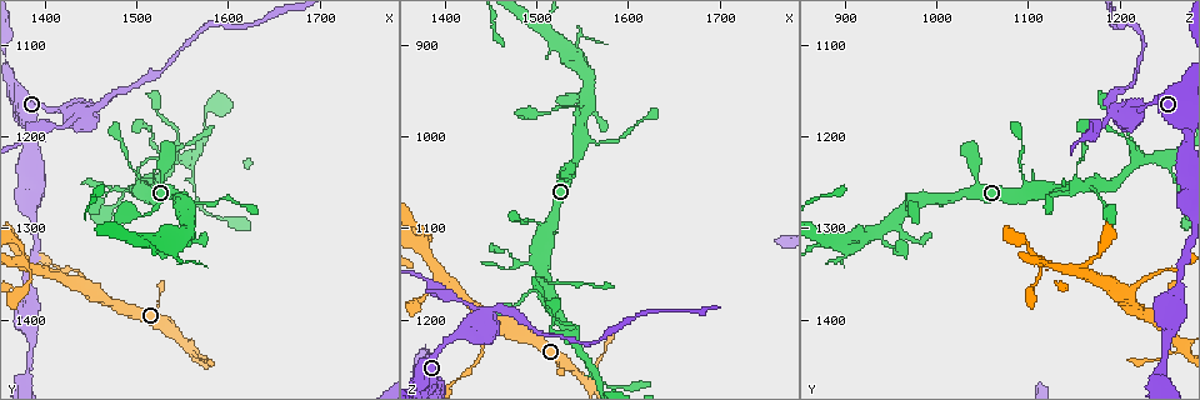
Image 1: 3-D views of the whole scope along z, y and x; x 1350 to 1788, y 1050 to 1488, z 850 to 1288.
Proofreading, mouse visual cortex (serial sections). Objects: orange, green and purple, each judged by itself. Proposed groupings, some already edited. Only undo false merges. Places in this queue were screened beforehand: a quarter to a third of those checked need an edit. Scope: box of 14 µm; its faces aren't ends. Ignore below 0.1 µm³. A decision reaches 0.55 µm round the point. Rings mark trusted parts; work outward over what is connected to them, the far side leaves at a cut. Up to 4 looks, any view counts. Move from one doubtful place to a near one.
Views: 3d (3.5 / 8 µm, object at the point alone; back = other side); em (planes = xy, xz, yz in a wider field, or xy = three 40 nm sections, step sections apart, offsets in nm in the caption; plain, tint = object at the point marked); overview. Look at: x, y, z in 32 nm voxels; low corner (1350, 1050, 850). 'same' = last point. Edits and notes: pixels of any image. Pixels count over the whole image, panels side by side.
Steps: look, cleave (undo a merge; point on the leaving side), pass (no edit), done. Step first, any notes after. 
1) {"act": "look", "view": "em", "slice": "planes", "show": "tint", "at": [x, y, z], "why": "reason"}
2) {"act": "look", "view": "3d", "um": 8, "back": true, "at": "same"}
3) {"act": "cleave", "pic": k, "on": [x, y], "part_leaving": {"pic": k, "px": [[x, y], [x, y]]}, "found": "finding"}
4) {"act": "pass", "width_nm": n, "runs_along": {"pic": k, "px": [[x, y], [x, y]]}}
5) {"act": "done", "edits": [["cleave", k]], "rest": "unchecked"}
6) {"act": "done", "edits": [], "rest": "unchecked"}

{"act": "look", "view": "3d", "um": 3.5, "at": [1455, 1170, 1190], "why": "three-way junction"}

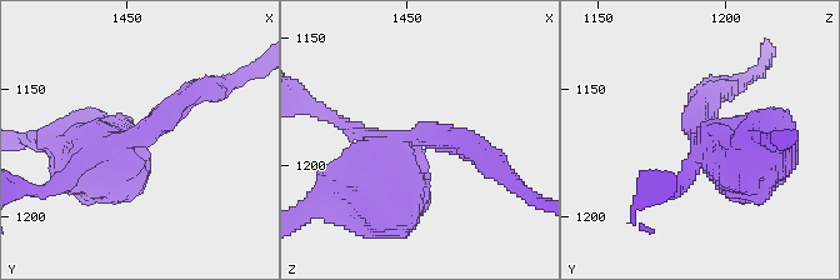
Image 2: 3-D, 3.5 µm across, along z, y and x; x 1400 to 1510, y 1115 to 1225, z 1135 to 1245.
{"act": "look", "view": "em", "slice": "xy", "step": 2, "show": "tint", "at": [1453, 1171, 1190], "arms": 3, "arm_widths_nm": [250, 300, 600]}

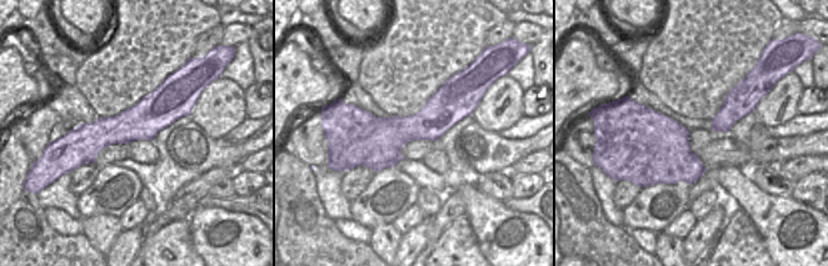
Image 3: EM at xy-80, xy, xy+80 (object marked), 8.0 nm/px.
{"act": "cleave", "pic": 2, "on": [159, 120], "part_leaving": {"pic": 2, "px": [[123, 141], [218, 84]]}, "found": "two cells meet here"}

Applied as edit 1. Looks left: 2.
{"act": "look", "view": "overview"}

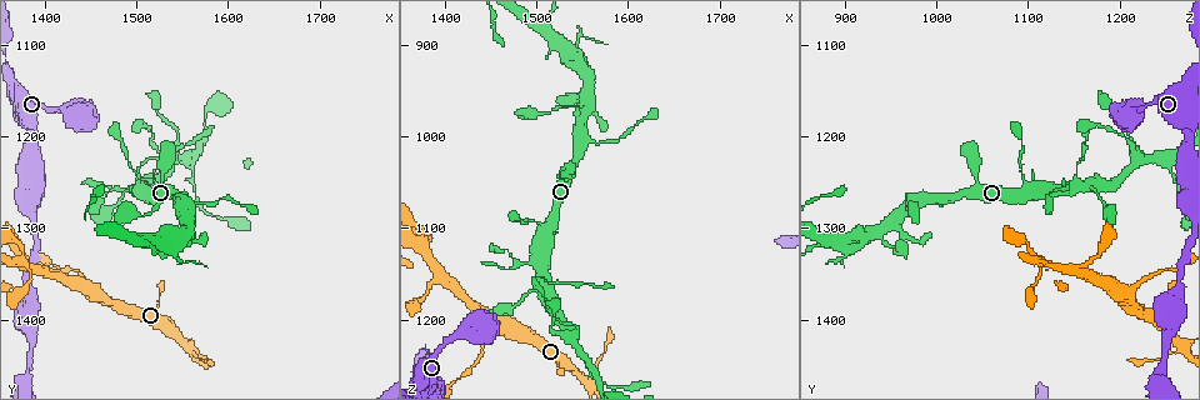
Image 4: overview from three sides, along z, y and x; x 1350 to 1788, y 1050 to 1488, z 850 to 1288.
{"act": "look", "view": "3d", "um": 3.5, "at": [1555, 1425, 1265]}

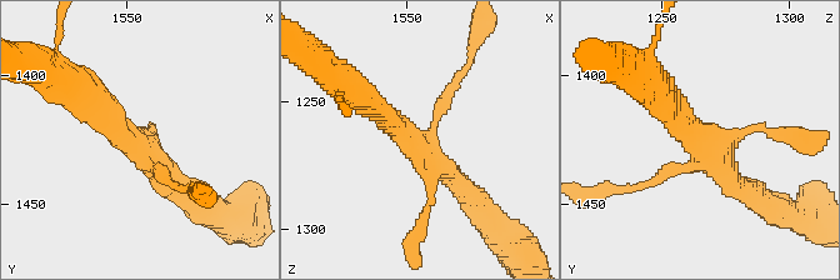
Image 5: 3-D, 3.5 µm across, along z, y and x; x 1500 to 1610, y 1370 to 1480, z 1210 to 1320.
{"act": "pass", "found": "one cell here"}

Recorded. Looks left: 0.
{"act": "done", "edits": [["cleave", 2]], "rest": "unchecked"}

